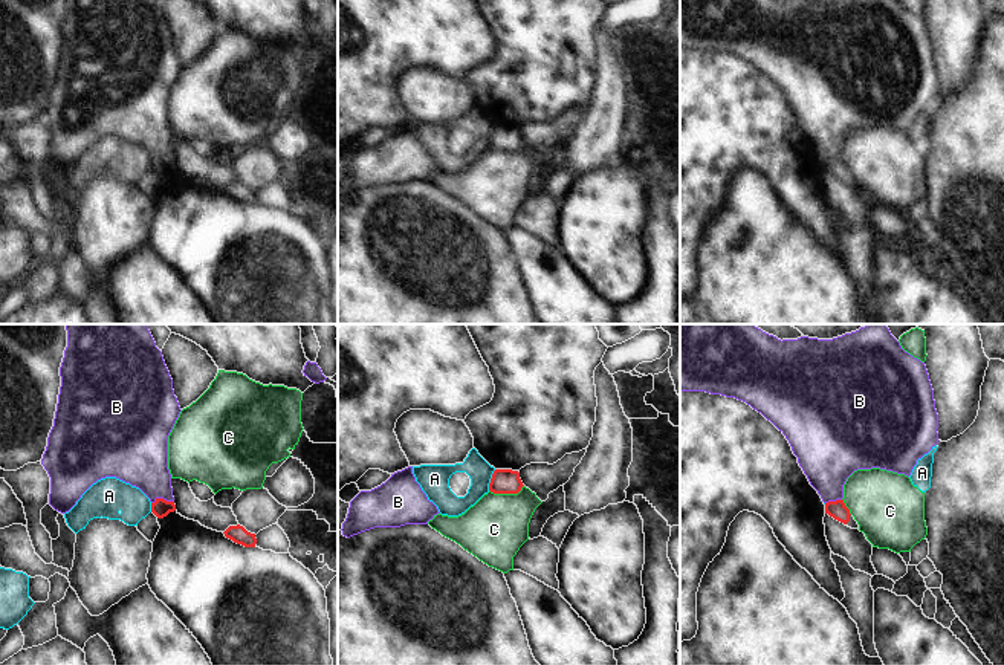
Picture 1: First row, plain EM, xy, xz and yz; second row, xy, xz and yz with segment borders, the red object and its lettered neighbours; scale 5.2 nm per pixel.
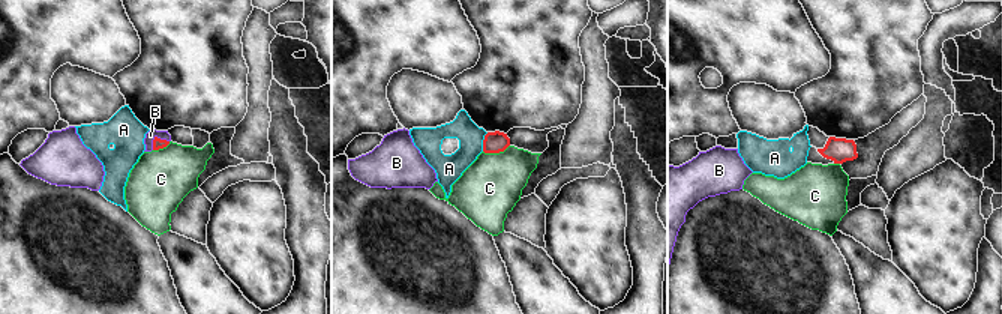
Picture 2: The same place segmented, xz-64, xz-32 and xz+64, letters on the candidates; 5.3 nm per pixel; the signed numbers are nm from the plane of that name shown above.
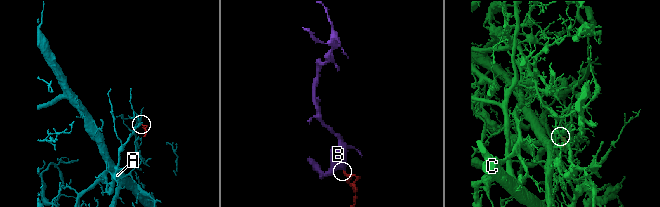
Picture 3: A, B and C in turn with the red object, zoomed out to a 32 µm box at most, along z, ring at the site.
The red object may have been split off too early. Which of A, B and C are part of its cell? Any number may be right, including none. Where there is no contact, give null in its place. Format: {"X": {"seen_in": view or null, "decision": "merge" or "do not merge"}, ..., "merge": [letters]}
{"A": {"seen_in": "xz", "decision": "do not merge"}, "B": {"seen_in": "xy", "decision": "merge"}, "C": {"seen_in": "xz", "decision": "do not merge"}, "merge": ["B"]}

